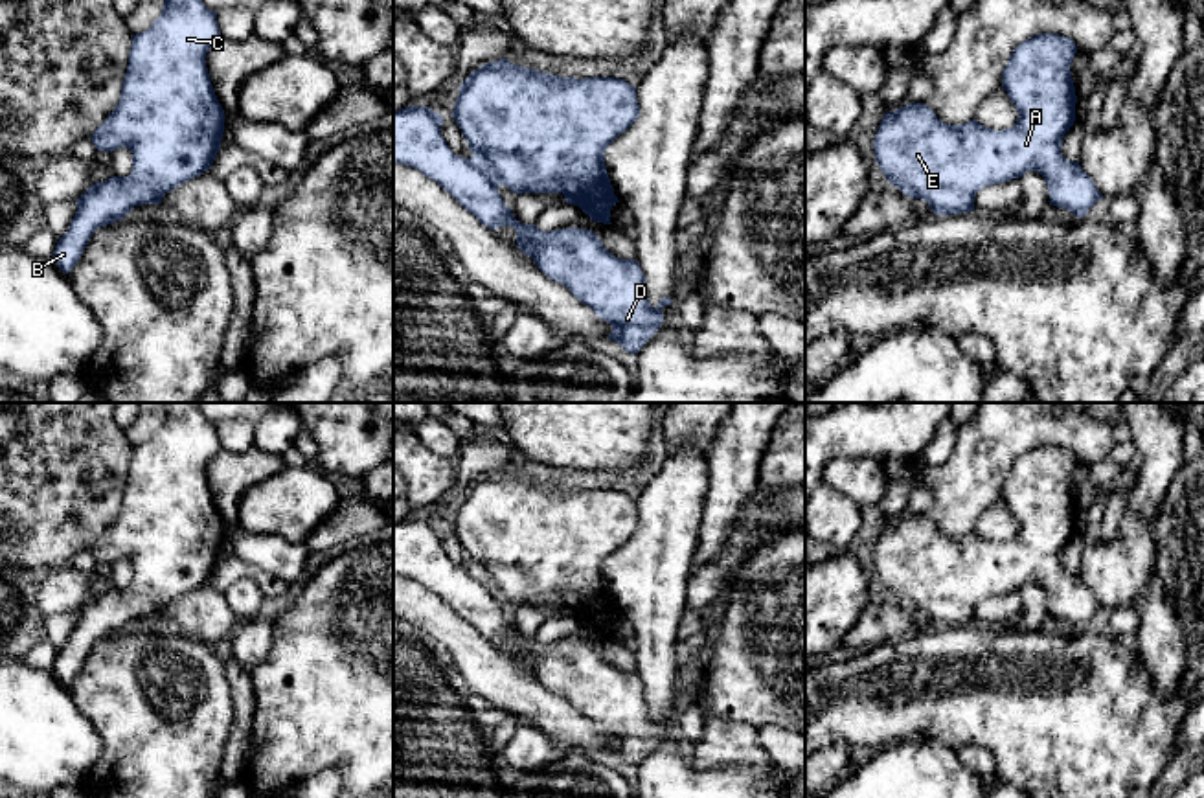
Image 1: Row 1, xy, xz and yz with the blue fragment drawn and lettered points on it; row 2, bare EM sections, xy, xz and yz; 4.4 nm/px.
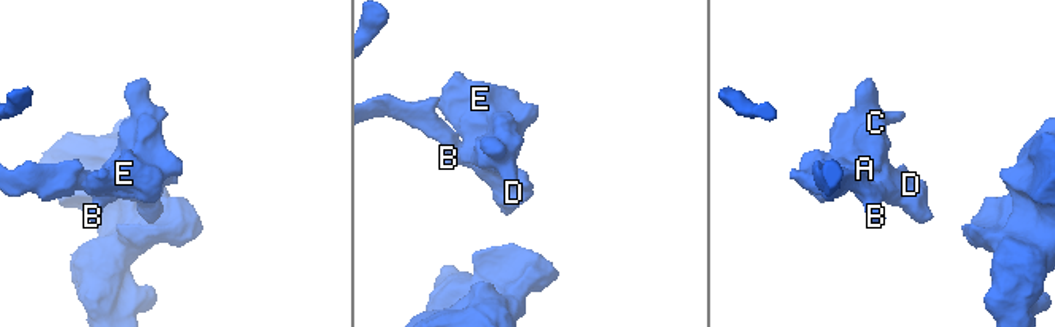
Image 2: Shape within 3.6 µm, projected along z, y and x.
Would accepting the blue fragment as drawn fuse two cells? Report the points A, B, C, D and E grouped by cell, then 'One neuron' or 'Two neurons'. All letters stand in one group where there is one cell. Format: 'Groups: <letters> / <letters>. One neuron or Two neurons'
Groups: A B C D E. One neuron

